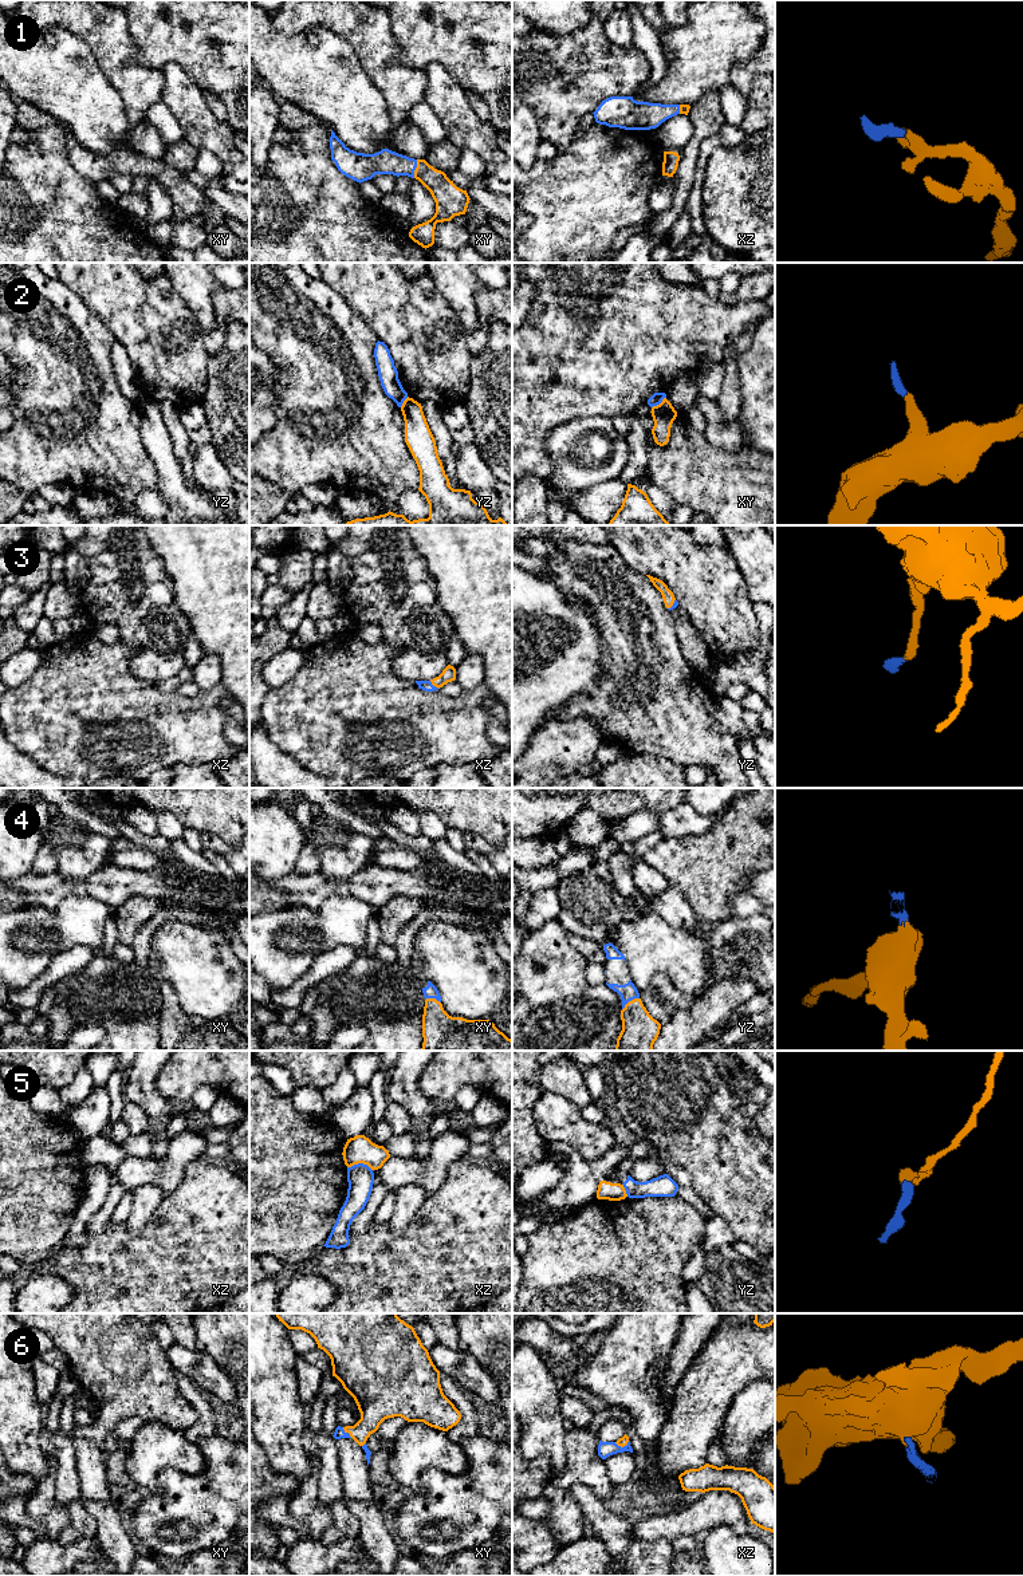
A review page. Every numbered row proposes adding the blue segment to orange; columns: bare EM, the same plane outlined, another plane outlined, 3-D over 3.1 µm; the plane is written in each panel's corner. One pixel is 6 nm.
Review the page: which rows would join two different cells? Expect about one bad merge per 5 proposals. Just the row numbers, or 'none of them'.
2, 5

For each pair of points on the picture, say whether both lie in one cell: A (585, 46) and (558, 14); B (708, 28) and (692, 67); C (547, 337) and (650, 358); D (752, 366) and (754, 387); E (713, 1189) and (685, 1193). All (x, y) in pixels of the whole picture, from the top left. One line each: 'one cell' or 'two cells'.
A: two cells
B: one cell
C: one cell
D: one cell
E: two cells

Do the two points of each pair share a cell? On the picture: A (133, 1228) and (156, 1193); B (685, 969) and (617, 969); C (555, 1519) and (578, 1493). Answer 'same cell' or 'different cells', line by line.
A: same cell
B: different cells
C: different cells

